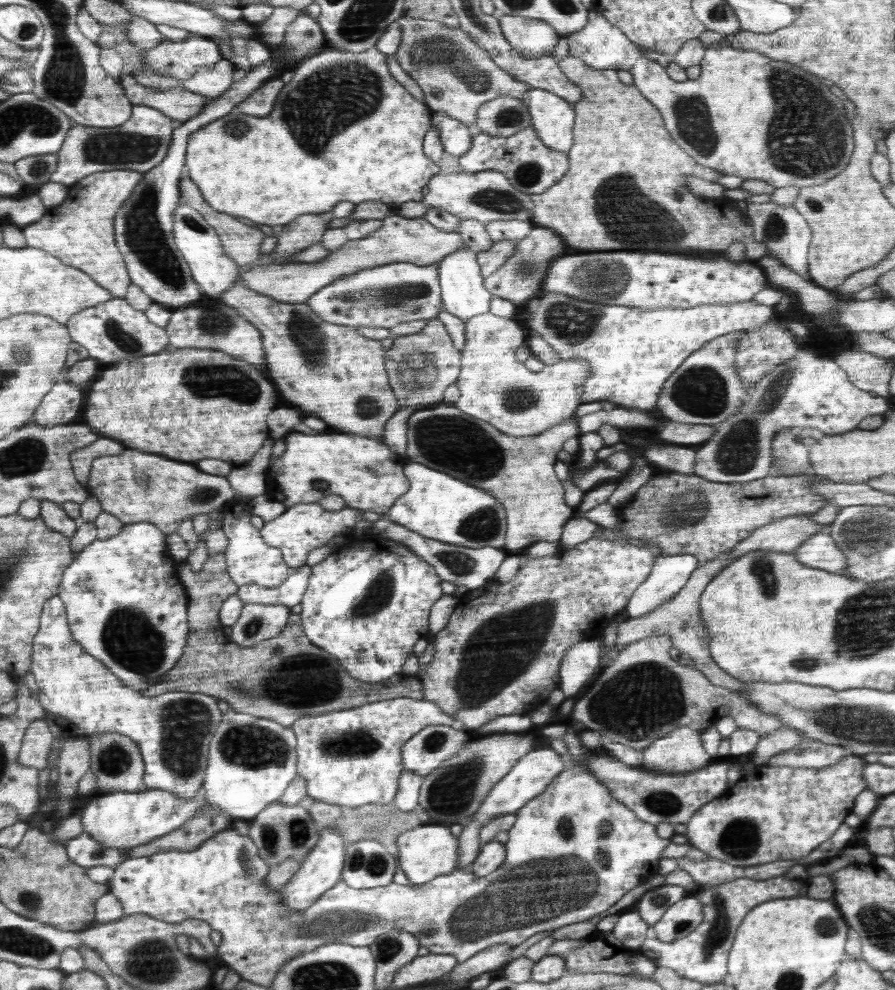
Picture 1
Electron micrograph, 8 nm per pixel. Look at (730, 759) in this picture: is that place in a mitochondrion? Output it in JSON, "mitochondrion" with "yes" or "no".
{"mitochondrion":"no"}

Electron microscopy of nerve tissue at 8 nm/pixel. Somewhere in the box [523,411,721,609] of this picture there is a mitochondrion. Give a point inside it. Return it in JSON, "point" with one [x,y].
{"point":[686,511]}

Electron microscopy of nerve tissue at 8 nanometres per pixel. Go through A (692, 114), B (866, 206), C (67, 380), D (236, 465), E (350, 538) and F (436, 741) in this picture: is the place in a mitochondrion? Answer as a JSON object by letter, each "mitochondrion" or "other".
{"A":"mitochondrion","B":"other","C":"other","D":"other","E":"other","F":"mitochondrion"}

